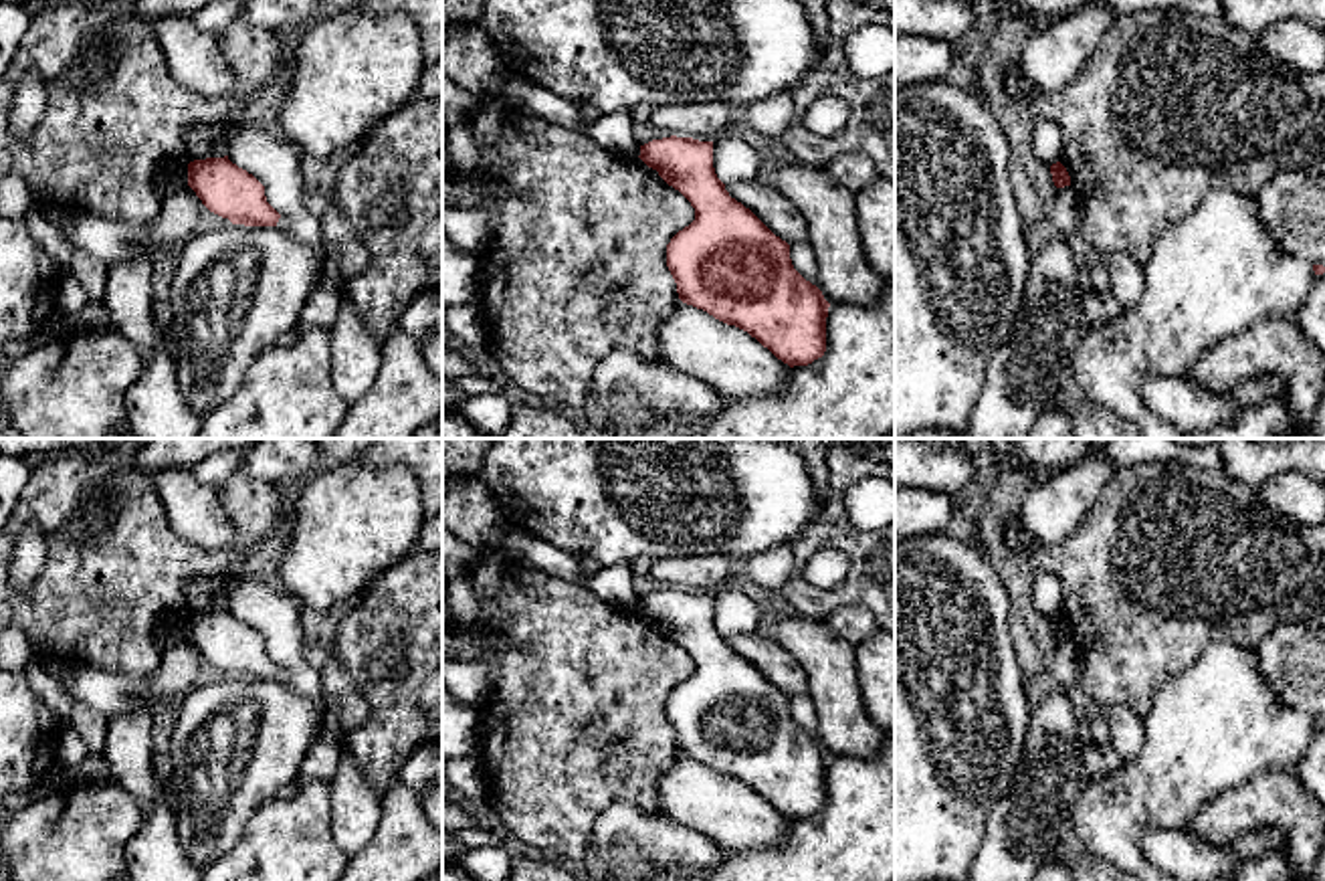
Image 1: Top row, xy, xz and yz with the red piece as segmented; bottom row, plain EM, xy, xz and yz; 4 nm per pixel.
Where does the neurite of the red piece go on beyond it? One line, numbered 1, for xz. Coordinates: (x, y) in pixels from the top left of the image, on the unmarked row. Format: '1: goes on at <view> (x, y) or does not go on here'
1: does not go on here

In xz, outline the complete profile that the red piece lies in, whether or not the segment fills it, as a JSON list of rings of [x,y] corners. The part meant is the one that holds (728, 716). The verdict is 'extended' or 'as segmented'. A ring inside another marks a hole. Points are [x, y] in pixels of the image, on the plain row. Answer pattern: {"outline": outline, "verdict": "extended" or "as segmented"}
{"outline": [[[671,588],[640,598],[638,610],[695,661],[695,673],[667,697],[679,752],[747,784],[790,820],[822,810],[830,756],[794,721],[790,697],[729,649],[713,620],[713,594]]], "verdict": "as segmented"}

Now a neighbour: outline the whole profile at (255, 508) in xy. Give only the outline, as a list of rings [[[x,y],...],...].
[[[125,449],[65,451],[32,461],[30,479],[0,531],[0,630],[18,626],[40,659],[151,677],[160,667],[156,628],[190,616],[182,586],[200,576],[228,582],[244,576],[246,552],[283,531],[289,519],[277,485],[240,467],[214,491],[234,525],[234,544],[224,550],[204,550],[174,533],[154,479],[133,465]],[[28,521],[44,529],[48,552],[40,576],[22,594],[8,582],[8,566]]]

